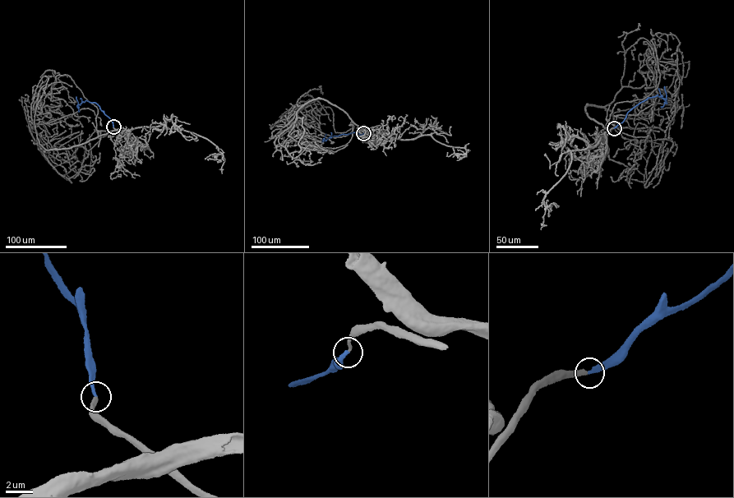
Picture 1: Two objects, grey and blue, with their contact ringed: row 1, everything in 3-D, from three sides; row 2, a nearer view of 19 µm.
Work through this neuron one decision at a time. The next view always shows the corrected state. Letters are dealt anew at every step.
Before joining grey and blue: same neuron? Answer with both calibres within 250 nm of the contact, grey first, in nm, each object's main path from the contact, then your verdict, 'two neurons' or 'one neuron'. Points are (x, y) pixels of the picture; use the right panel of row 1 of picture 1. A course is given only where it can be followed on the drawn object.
280/280 nm | grey via (614, 128), (585, 108), (613, 100), (626, 50), (654, 39), (657, 86), (616, 103), (605, 129) | blue via (614, 128), (623, 121), (633, 108), (648, 97), (662, 96), (667, 99), (662, 106) | one neuron

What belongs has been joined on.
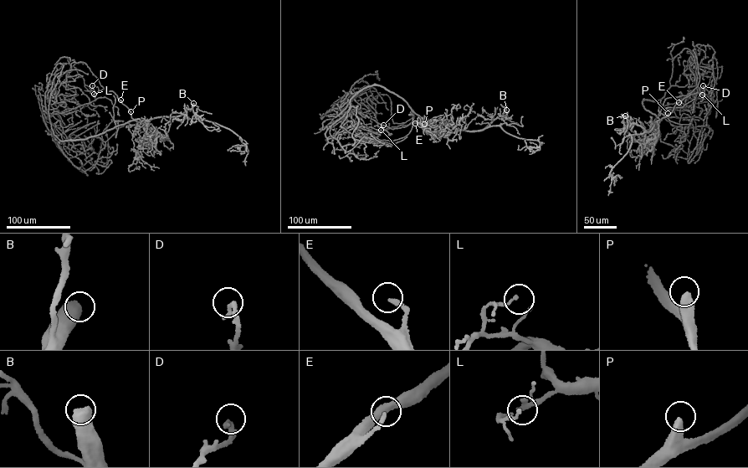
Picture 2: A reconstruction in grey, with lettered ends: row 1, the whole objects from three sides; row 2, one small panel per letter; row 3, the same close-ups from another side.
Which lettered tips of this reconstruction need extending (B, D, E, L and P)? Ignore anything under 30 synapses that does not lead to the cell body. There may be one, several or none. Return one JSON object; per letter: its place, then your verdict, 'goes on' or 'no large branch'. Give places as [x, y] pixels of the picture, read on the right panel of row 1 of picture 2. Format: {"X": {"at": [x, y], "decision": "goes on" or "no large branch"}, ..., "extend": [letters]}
{"B": {"at": [625, 115], "decision": "goes on"}, "D": {"at": [703, 85], "decision": "no large branch"}, "E": {"at": [678, 102], "decision": "no large branch"}, "L": {"at": [702, 95], "decision": "no large branch"}, "P": {"at": [668, 113], "decision": "no large branch"}, "extend": ["B"]}

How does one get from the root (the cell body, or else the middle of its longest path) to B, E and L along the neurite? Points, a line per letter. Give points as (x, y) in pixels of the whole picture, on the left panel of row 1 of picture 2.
B: (73, 140), (97, 136), (135, 120), (176, 117), (185, 110), (190, 110), (193, 103)
E: (73, 140), (97, 136), (133, 120), (120, 100)
L: (73, 140), (97, 136), (134, 120), (112, 91), (103, 89), (94, 94)

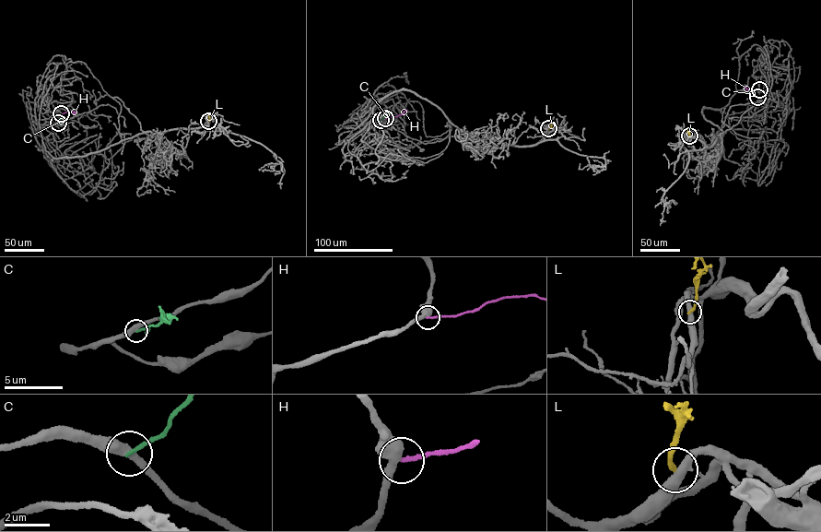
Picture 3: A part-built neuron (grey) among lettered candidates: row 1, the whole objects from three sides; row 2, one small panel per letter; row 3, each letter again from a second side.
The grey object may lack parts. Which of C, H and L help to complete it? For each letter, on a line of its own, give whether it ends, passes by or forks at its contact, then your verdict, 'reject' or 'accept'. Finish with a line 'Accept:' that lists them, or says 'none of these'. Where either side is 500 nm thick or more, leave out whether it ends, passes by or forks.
C: it ends there; reject
H: it ends there; reject
L: it ends there; reject
Accept: none of these

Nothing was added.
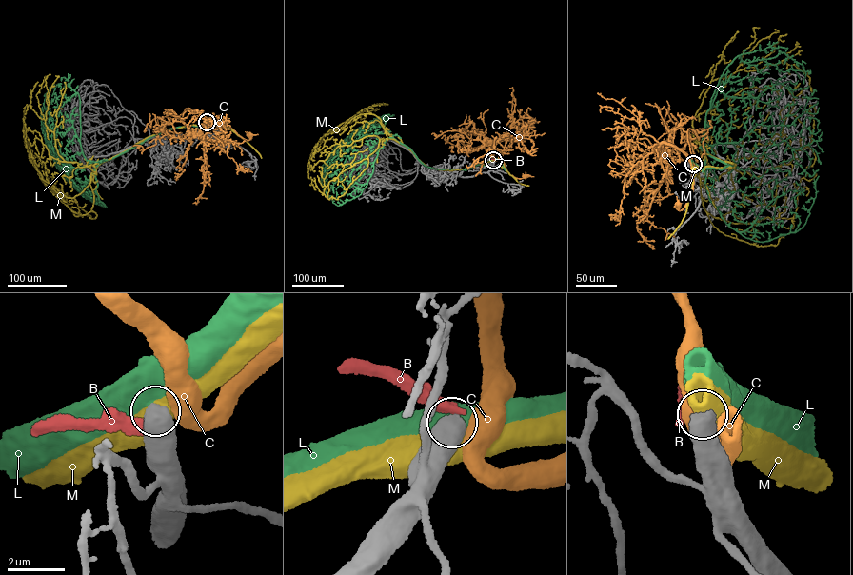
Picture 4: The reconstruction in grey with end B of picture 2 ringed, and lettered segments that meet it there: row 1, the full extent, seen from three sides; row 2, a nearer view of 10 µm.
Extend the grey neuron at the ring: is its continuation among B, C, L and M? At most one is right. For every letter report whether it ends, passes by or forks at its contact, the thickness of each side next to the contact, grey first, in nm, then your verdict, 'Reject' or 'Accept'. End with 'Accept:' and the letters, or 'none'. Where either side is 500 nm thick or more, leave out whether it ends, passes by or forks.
B: Thickness 650 nm (grey) against 480 nm. Reject
C: Thickness 700 nm (grey) against 550 nm. Reject
L: Thickness 650 nm (grey) against 800 nm. Reject
M: Thickness 550 nm (grey) against 800 nm. Reject
Accept: none

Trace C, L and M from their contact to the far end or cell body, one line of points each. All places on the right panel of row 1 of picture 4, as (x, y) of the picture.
C: (693, 165), (687, 154), (678, 148), (689, 162), (688, 158), (693, 184), (682, 210), (676, 208), (678, 203)
L: (693, 164), (735, 166), (709, 155), (703, 137), (737, 56), (783, 52), (803, 65), (803, 83)
M: (693, 165), (690, 160), (694, 171)

